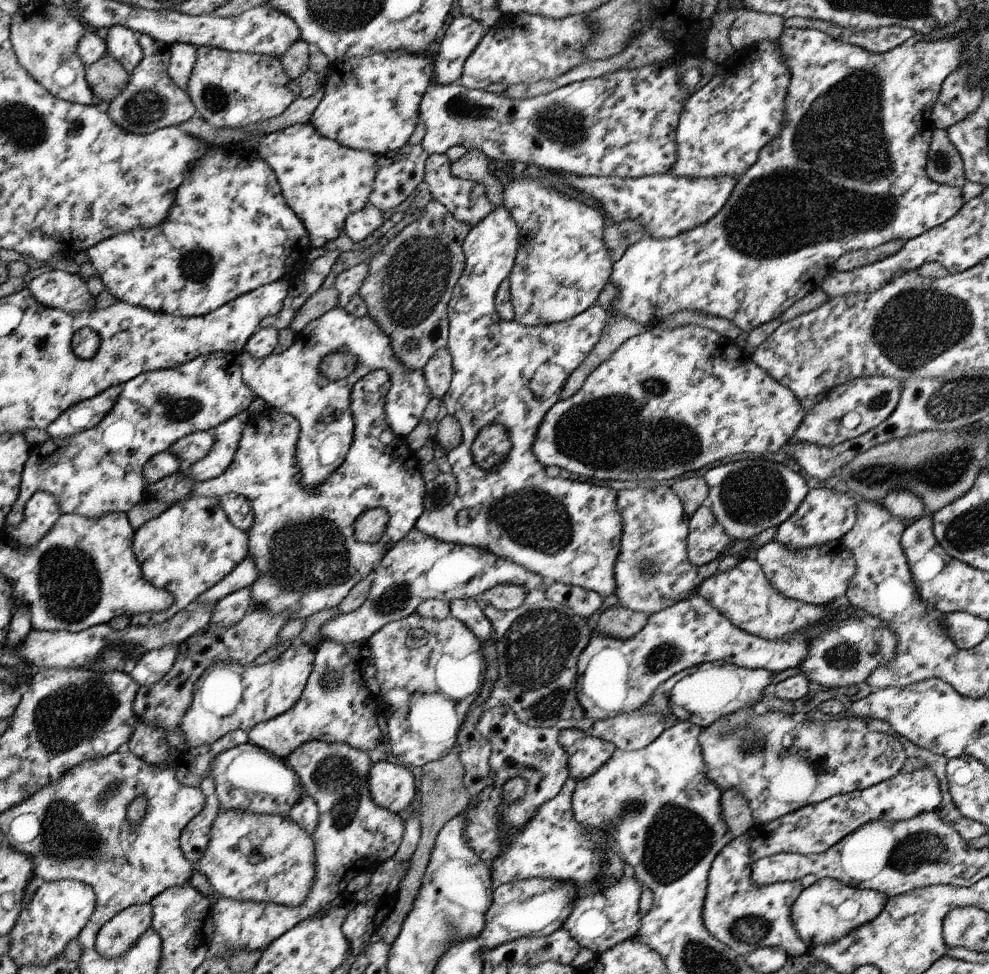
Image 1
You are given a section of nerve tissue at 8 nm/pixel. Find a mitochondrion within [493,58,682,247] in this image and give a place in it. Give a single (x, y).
(562, 124)

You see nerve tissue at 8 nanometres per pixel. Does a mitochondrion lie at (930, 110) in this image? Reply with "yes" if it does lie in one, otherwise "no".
no

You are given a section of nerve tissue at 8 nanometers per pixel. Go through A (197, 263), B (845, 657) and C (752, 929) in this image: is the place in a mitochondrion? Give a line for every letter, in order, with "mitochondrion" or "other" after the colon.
A: mitochondrion
B: mitochondrion
C: mitochondrion

